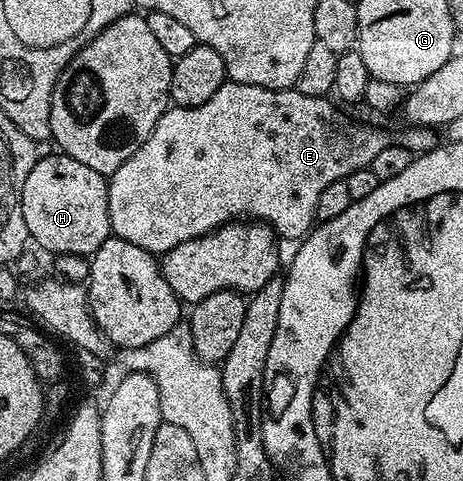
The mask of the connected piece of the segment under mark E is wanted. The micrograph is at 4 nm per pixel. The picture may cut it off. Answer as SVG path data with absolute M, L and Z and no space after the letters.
M226 80L225 85L219 87L207 103L199 103L199 107L166 109L159 123L155 123L155 131L147 135L147 143L108 178L112 236L127 239L127 243L135 243L135 247L143 247L148 253L163 255L179 247L179 243L187 243L213 232L220 225L246 217L264 221L278 238L301 239L314 228L319 191L330 183L345 180L351 171L368 169L371 159L394 141L415 155L429 153L439 144L438 130L427 125L410 128L410 133L401 133L398 137L357 121L348 125L331 102L329 97L303 95L296 87L264 89Z

